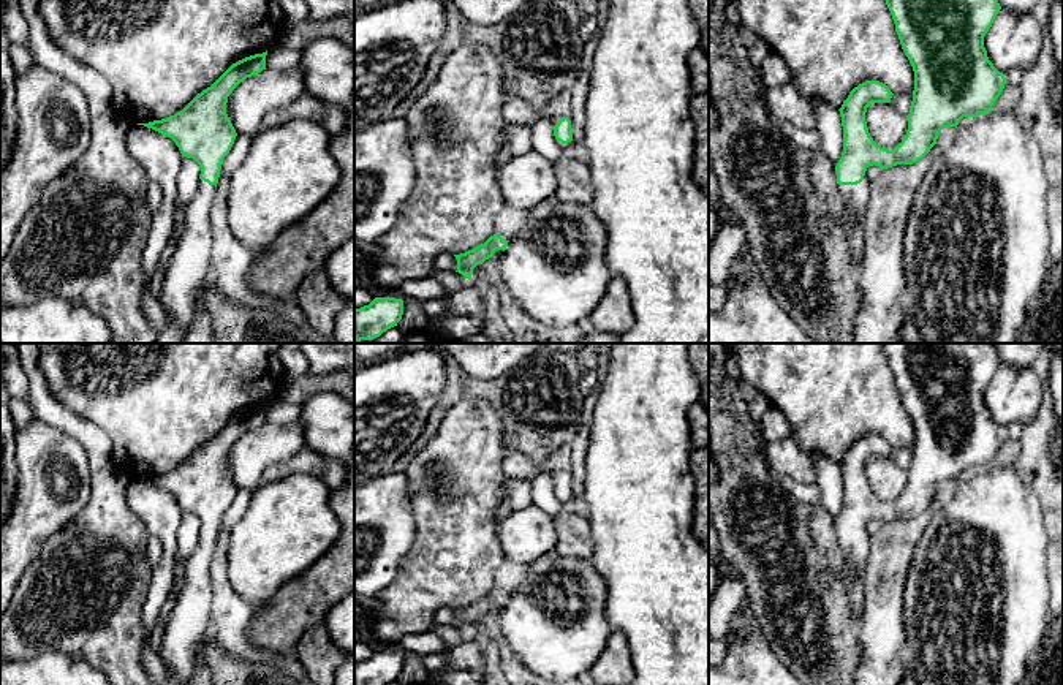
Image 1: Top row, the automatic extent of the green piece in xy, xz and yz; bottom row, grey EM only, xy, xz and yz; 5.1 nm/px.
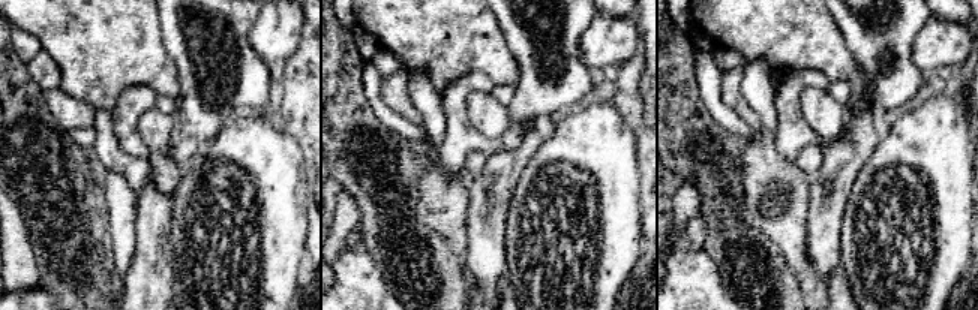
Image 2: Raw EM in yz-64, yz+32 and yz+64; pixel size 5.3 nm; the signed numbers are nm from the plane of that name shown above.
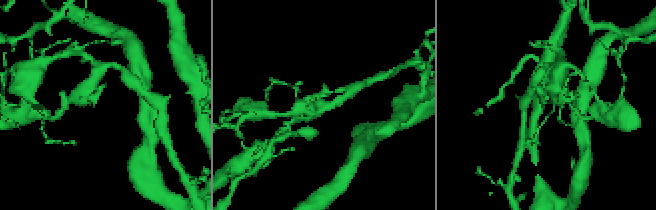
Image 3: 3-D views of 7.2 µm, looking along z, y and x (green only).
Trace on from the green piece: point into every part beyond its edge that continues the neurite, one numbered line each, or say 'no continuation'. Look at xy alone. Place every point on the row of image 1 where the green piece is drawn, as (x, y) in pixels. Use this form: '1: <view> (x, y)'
1: xy (190, 264)

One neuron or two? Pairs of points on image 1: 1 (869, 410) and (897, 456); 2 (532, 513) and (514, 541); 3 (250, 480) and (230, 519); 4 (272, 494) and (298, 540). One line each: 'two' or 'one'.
1: two
2: one
3: two
4: one

